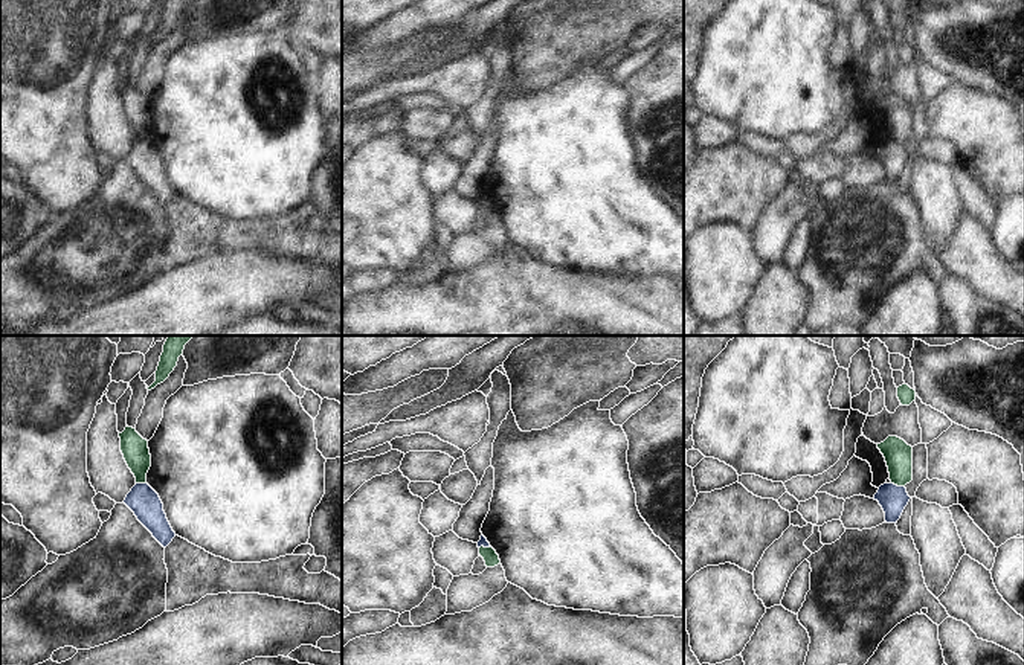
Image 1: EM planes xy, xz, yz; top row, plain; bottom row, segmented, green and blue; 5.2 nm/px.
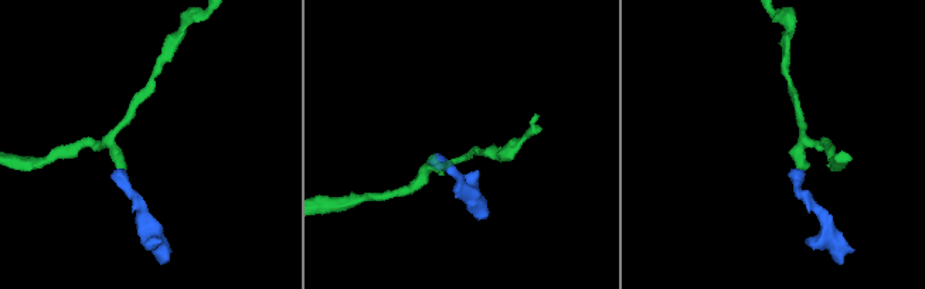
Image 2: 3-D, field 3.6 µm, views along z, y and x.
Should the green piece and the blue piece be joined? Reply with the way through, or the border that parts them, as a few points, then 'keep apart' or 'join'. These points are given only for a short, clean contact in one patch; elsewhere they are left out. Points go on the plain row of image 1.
along yz (890, 141), (904, 145) | keep apart

